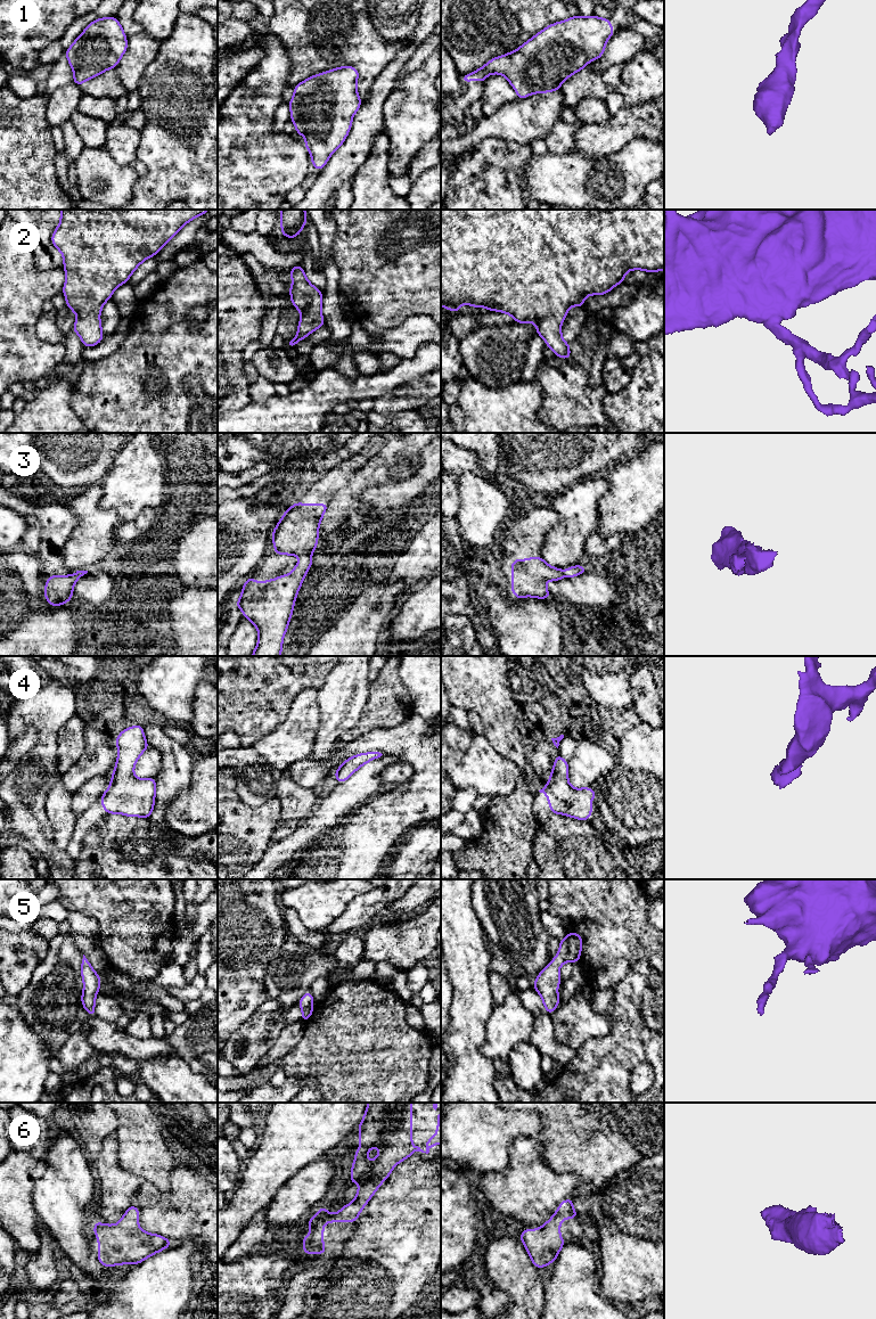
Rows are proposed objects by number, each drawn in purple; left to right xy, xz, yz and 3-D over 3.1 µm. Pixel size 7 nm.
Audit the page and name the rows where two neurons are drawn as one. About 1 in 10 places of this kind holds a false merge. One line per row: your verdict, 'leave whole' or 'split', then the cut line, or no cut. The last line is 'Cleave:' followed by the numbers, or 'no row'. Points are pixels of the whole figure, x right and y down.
1: leave whole; no cut
2: leave whole; no cut
3: leave whole; no cut
4: leave whole; no cut
5: leave whole; no cut
6: leave whole; no cut
Cleave: no row

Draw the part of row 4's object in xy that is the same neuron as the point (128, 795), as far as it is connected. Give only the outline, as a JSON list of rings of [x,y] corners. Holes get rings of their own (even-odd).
[[[136,724],[120,732],[115,744],[118,748],[109,787],[101,795],[101,806],[109,814],[148,819],[154,810],[155,778],[137,778],[133,773],[140,755],[149,747],[144,727]]]

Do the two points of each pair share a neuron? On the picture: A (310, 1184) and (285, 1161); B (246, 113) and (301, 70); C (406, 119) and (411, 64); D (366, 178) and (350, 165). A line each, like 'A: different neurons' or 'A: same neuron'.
A: different neurons
B: different neurons
C: different neurons
D: different neurons

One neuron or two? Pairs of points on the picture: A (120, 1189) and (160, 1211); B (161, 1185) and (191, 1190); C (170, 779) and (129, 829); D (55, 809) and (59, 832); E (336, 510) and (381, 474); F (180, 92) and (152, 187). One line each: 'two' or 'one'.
A: two
B: two
C: two
D: one
E: one
F: one

